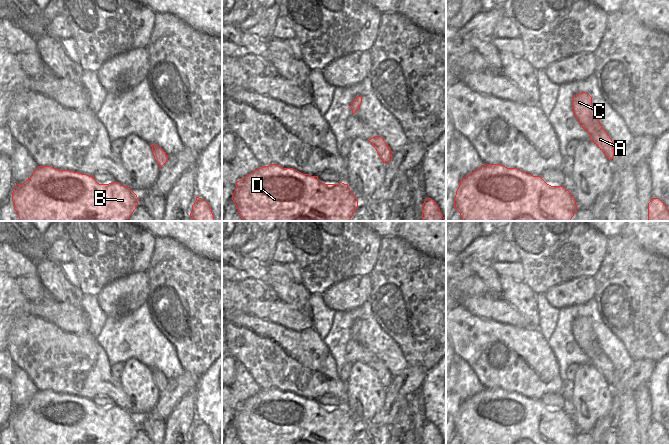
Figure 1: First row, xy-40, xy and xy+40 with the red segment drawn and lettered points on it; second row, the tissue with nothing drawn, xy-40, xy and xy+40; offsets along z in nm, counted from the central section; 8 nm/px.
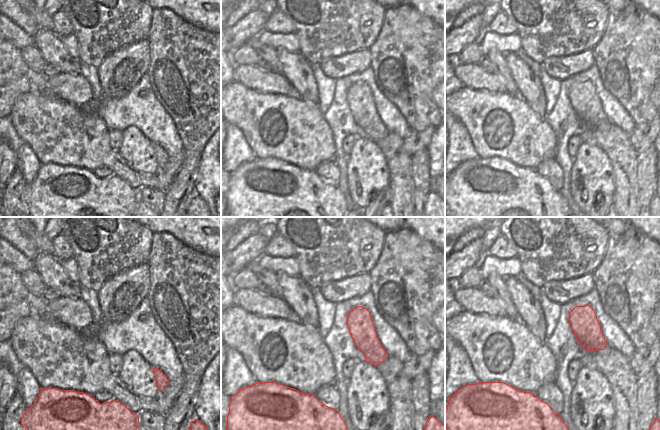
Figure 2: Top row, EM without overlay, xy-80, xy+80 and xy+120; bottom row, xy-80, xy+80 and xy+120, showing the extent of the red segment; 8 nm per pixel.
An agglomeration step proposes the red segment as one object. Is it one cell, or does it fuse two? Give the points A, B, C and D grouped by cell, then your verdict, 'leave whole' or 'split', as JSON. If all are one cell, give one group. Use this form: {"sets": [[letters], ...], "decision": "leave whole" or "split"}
{"sets": [["A", "B", "C", "D"]], "decision": "leave whole"}

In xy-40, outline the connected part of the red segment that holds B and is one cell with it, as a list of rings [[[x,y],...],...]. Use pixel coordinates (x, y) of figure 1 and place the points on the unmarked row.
[[[38,390],[23,408],[15,410],[12,425],[20,445],[128,445],[139,422],[116,405],[99,408],[94,400]]]

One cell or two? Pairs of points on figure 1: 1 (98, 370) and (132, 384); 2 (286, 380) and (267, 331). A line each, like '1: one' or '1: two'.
1: two
2: one

